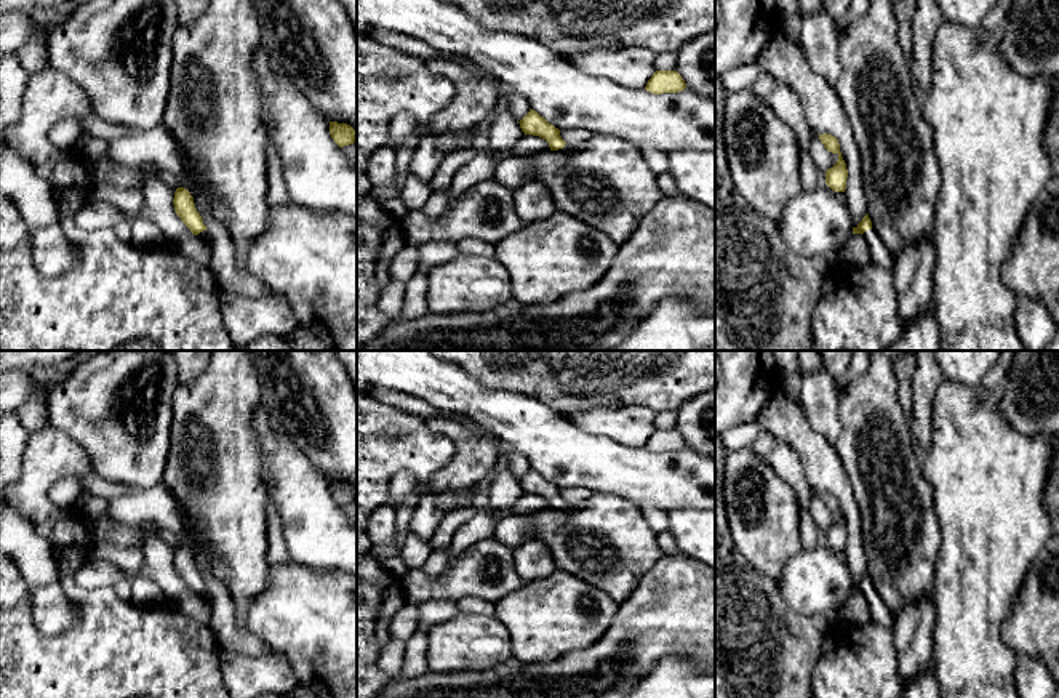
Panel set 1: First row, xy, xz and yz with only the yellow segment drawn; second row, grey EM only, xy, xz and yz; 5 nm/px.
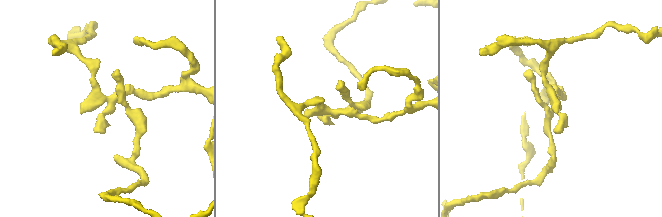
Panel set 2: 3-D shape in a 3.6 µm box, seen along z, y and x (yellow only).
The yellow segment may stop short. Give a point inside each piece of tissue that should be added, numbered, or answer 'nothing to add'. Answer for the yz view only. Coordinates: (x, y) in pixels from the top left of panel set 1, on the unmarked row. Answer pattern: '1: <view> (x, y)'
1: yz (879, 612)

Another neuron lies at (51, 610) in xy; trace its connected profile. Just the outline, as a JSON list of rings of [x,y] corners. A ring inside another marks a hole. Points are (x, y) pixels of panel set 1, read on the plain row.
[[[59,584],[32,589],[30,612],[43,636],[56,636],[77,626],[78,610]]]

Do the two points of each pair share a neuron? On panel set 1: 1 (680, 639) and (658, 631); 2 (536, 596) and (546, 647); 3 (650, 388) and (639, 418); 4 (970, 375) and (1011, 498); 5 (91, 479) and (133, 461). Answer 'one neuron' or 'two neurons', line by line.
1: one neuron
2: one neuron
3: two neurons
4: two neurons
5: two neurons

